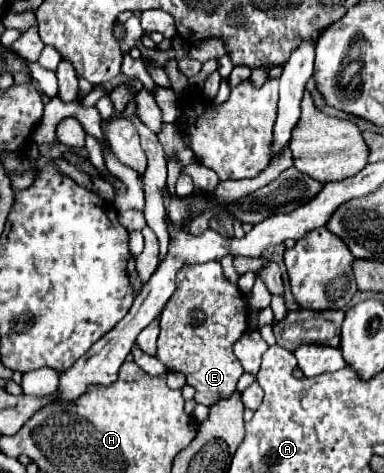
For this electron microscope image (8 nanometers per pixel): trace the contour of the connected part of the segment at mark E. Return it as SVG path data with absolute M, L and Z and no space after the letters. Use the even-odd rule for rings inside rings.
M221 263L185 267L177 273L177 289L161 313L161 333L157 339L157 359L169 371L181 371L195 389L195 401L207 407L235 391L243 367L233 355L233 343L249 329L247 297L237 285L225 279Z

